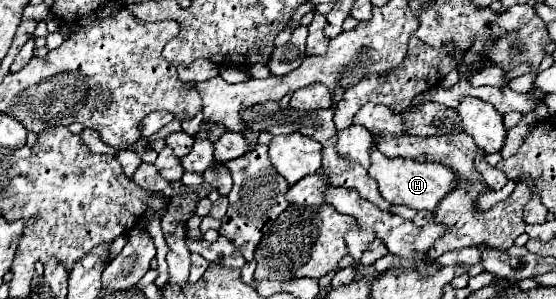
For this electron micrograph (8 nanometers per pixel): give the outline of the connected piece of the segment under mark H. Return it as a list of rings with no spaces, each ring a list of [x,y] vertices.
[[[374,144],[370,150],[370,168],[368,168],[368,176],[374,178],[378,182],[380,194],[384,200],[392,202],[392,204],[406,204],[410,208],[416,210],[436,210],[436,204],[456,186],[456,176],[450,168],[442,166],[442,164],[432,164],[432,162],[416,162],[410,158],[390,158],[384,156],[382,152],[378,152],[378,146]]]

